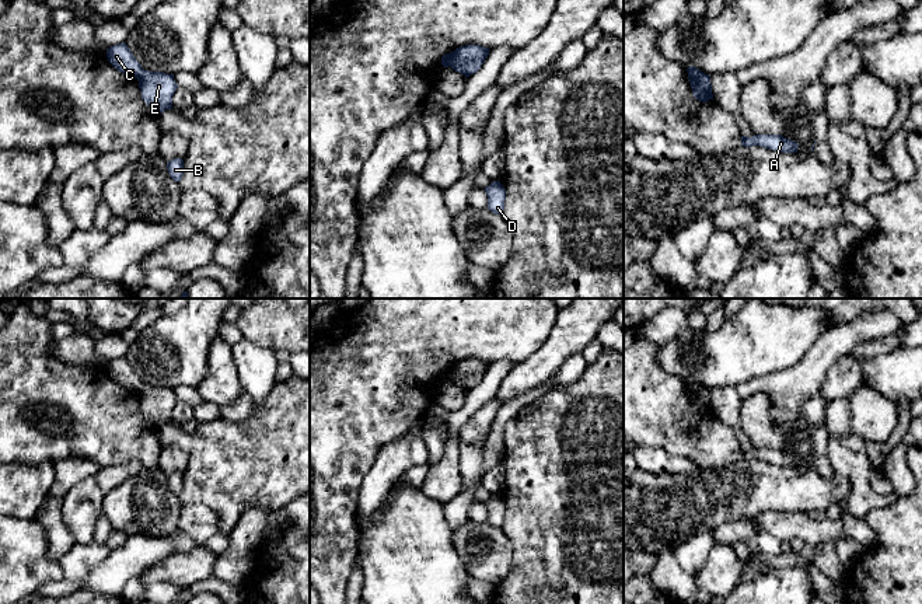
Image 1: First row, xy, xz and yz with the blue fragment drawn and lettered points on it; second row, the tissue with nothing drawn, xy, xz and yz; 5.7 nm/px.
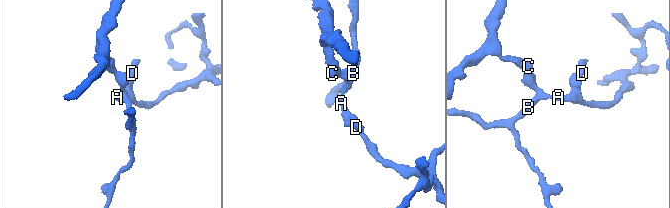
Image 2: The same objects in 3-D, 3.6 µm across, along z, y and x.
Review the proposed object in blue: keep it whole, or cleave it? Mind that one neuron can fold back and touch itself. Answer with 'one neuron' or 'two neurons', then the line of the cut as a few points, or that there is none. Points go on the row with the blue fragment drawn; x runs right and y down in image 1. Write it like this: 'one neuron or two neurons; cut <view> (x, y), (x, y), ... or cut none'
two neurons; cut xz (454, 52), (454, 58), (449, 65)

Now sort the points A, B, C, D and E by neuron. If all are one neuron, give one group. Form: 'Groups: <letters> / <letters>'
Groups: A B D E / C

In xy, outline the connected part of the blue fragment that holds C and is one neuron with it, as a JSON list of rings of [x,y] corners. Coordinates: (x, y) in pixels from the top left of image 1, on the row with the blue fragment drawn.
[[[125,42],[108,48],[106,57],[118,71],[129,77],[139,78],[143,73],[142,64],[136,60]]]

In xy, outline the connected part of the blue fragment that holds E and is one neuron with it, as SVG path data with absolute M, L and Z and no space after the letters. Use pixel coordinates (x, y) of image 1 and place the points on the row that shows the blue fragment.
M143 70L137 81L143 101L157 115L172 109L172 97L178 88L174 74Z

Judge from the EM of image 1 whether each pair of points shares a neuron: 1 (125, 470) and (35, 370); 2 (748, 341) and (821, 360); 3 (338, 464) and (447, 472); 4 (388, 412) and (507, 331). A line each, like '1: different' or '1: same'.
1: different
2: different
3: different
4: same

